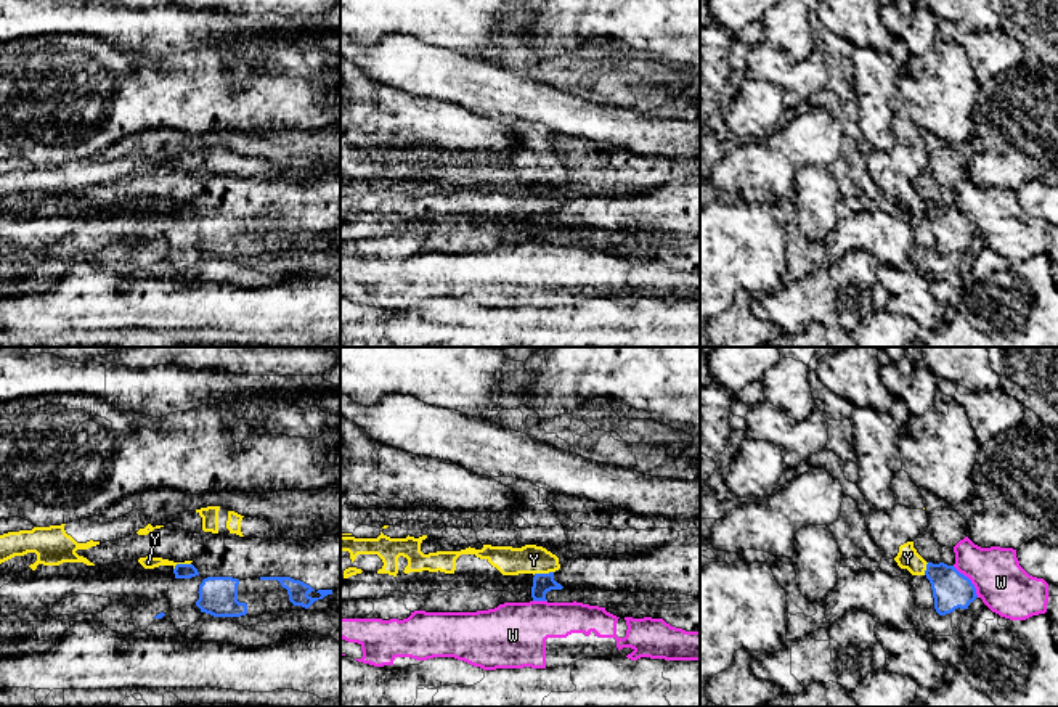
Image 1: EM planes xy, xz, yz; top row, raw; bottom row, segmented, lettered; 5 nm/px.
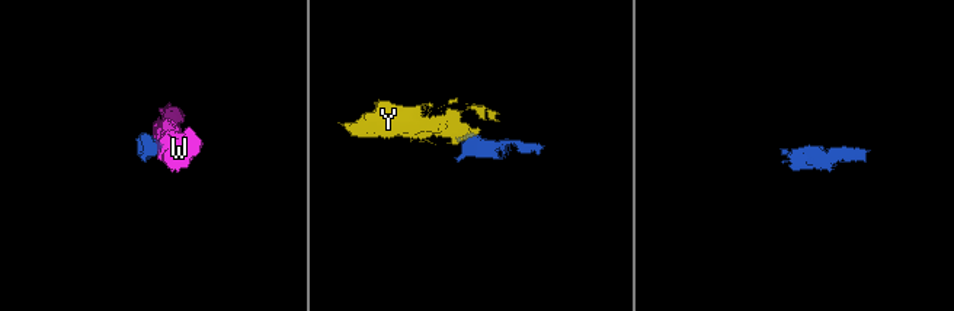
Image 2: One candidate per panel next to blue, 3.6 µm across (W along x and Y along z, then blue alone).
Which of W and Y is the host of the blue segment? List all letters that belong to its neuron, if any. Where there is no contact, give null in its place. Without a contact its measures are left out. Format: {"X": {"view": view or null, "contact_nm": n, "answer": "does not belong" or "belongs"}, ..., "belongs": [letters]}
{"W": {"view": "yz", "contact_nm": 200, "answer": "does not belong"}, "Y": {"view": "xz", "contact_nm": 110, "answer": "does not belong"}, "belongs": []}

